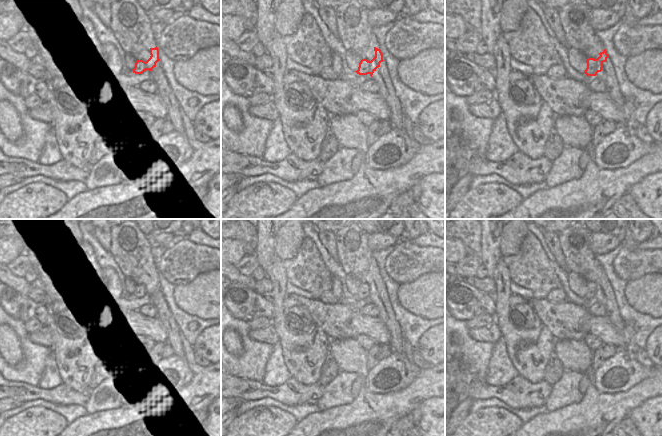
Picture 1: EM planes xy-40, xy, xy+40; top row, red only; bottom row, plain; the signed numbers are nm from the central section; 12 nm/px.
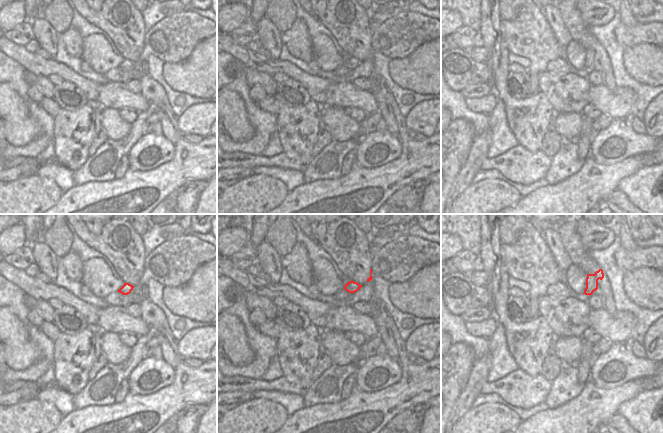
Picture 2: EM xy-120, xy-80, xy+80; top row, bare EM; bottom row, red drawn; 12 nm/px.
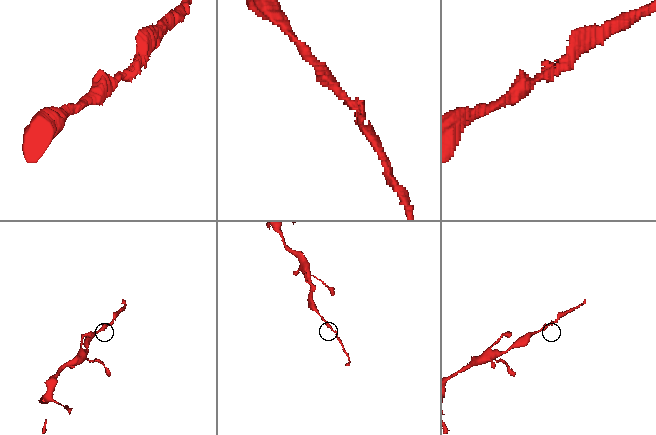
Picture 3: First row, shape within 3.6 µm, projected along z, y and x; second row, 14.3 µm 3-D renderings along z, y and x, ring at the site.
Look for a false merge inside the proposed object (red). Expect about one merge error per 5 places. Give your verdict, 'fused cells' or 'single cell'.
single cell

